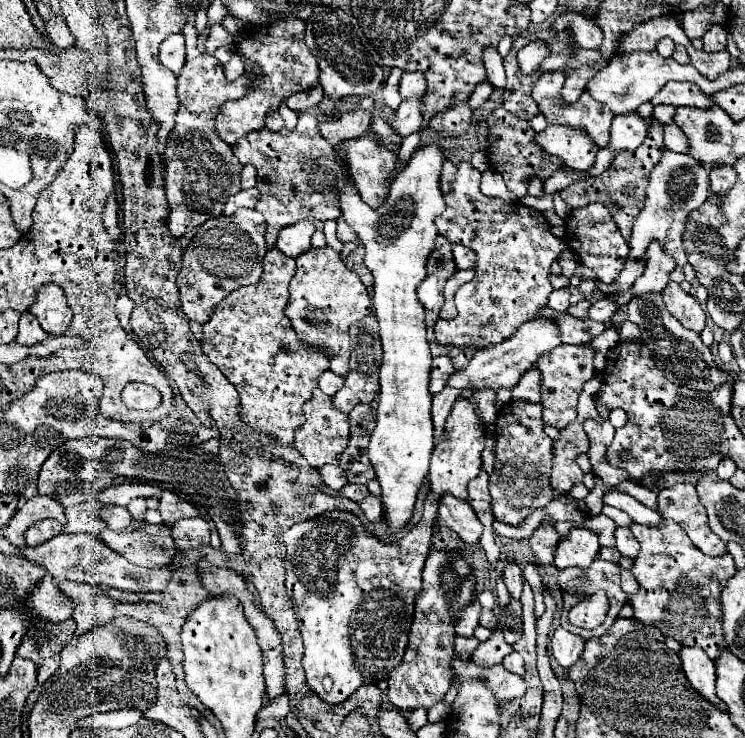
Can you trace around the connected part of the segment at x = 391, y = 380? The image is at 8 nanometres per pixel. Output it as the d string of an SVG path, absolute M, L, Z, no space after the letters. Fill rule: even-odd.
M435 144L417 148L409 164L392 181L386 204L379 210L365 208L351 178L347 178L347 184L337 196L345 222L365 246L365 266L375 278L373 308L379 322L383 362L379 368L381 394L375 414L377 426L371 434L367 456L375 468L375 478L381 484L381 504L389 534L395 534L409 524L433 452L431 394L427 390L431 352L425 338L425 310L417 300L417 286L427 276L427 258L437 238L435 218L445 210L443 194L439 190L443 160L445 156Z

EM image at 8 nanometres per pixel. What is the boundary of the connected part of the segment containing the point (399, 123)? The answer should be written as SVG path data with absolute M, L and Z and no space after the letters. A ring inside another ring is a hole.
M401 102L387 122L401 138L417 132L421 126L421 102Z

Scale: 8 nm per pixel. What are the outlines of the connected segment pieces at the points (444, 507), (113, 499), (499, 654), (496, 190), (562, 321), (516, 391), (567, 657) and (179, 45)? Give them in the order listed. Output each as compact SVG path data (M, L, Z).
M443 494L439 498L439 518L467 544L477 544L483 532L483 524L475 516L473 508L465 500L453 494Z
M121 484L121 486L109 486L101 492L101 498L105 504L117 504L117 506L127 506L133 498L161 498L161 488L155 484Z
M498 628L493 630L489 640L481 642L473 652L473 660L477 665L487 667L501 664L503 658L513 651L512 646L505 642L503 632Z
M495 170L483 172L483 176L481 176L481 192L485 196L489 196L489 198L501 198L501 200L513 202L513 204L519 202L519 198L505 186L501 174L497 174Z
M541 310L543 318L553 318L559 328L561 328L561 340L565 344L587 344L591 342L595 336L599 336L605 330L603 322L595 322L591 318L573 318L569 314L557 314L555 310Z
M531 368L521 376L521 382L511 390L513 400L527 400L527 402L538 403L541 401L541 372Z
M559 626L555 630L555 634L553 634L551 650L553 650L553 656L557 658L557 662L563 668L571 668L581 658L583 644L585 644L585 640L581 636L571 634L569 630L565 630L563 626Z
M171 34L165 42L161 42L159 58L171 72L179 74L181 66L185 64L185 38L181 34Z

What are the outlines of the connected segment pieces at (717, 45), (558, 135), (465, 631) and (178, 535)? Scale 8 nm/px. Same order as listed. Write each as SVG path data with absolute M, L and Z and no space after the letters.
M712 26L702 38L705 52L719 52L727 46L727 34L723 26Z
M547 126L535 134L535 142L543 152L561 158L573 170L587 170L597 154L597 146L589 142L589 136L581 130L569 130L569 126Z
M471 600L463 612L457 616L457 622L455 622L455 632L457 634L463 634L463 636L471 636L473 630L479 626L479 612L481 612L481 604L479 600Z
M203 518L177 520L171 526L171 536L177 552L187 552L209 544L209 524Z

